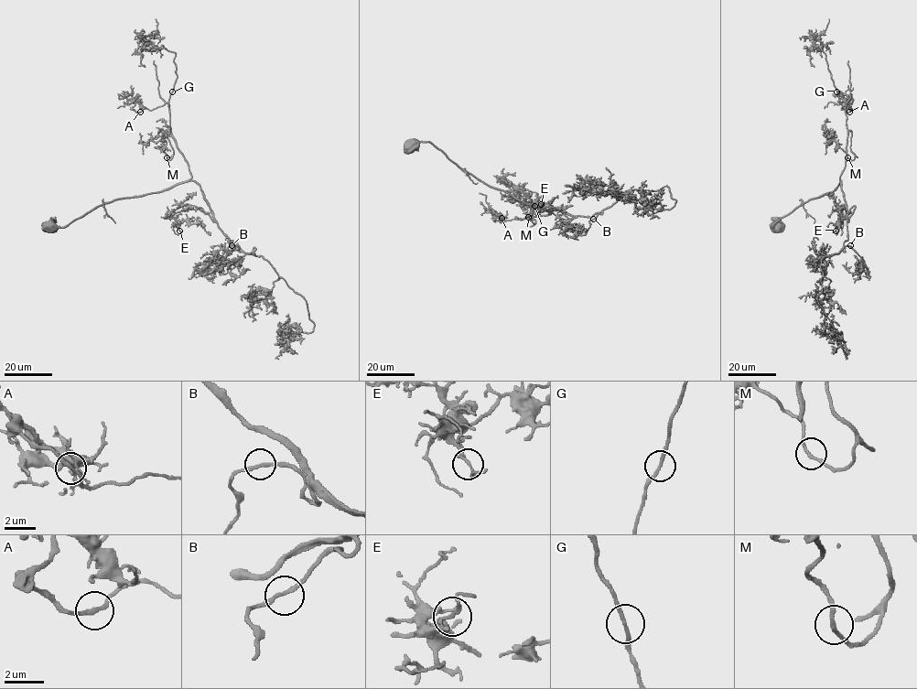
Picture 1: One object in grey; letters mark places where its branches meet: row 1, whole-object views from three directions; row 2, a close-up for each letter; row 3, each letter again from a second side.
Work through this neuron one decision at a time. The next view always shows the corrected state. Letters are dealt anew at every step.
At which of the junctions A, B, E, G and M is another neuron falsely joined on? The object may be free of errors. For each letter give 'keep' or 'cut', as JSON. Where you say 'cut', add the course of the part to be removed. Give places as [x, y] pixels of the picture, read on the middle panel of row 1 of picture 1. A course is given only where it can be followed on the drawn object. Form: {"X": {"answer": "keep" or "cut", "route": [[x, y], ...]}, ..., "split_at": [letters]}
{"A": {"answer": "keep"}, "B": {"answer": "keep"}, "E": {"answer": "keep"}, "G": {"answer": "keep"}, "M": {"answer": "keep"}, "split_at": []}

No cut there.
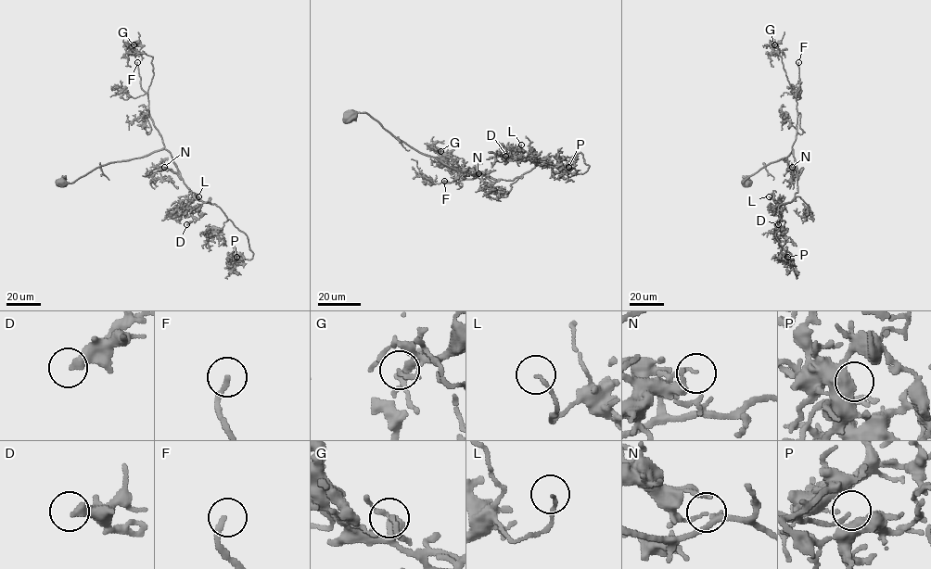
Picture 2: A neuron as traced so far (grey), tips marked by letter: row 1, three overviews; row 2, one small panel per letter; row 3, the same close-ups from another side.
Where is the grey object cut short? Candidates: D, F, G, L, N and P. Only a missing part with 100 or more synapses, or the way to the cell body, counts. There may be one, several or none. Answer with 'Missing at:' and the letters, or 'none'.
Missing at: F

